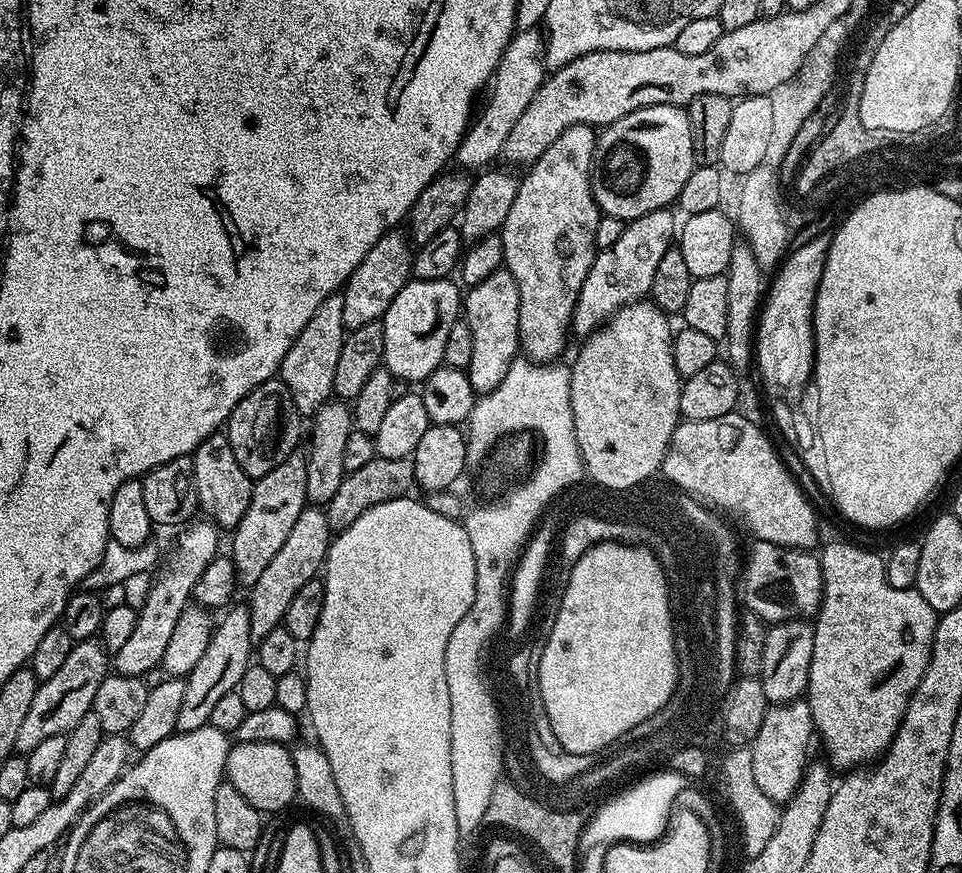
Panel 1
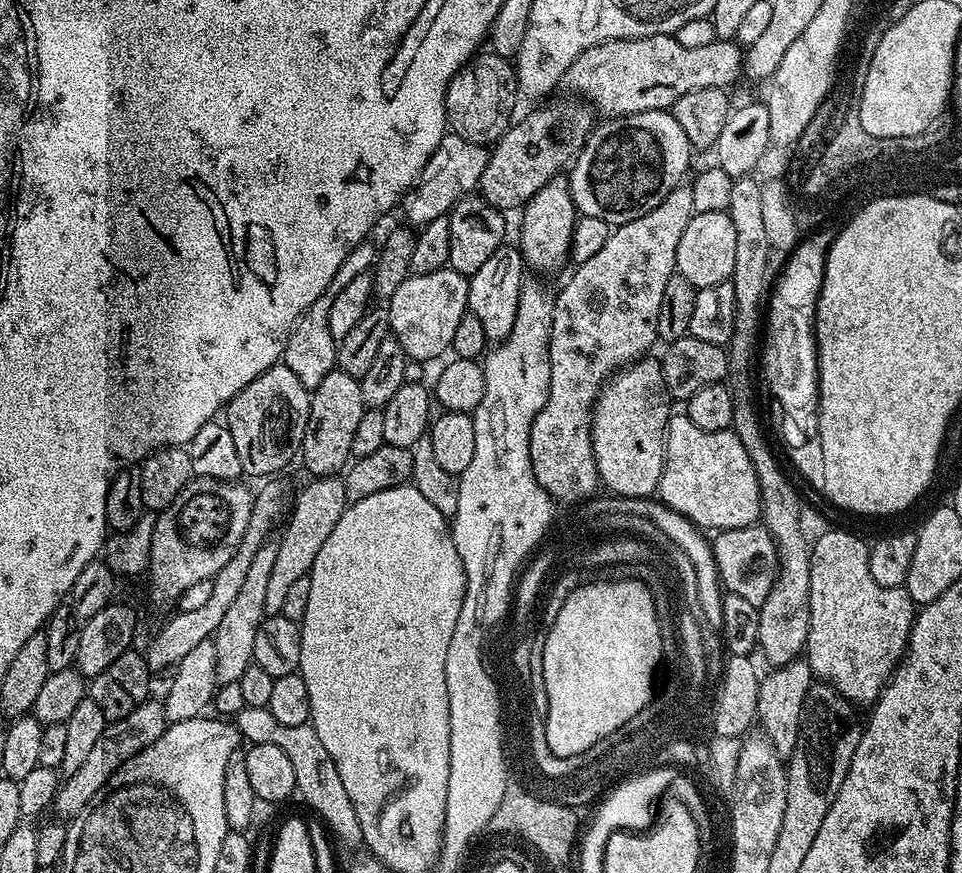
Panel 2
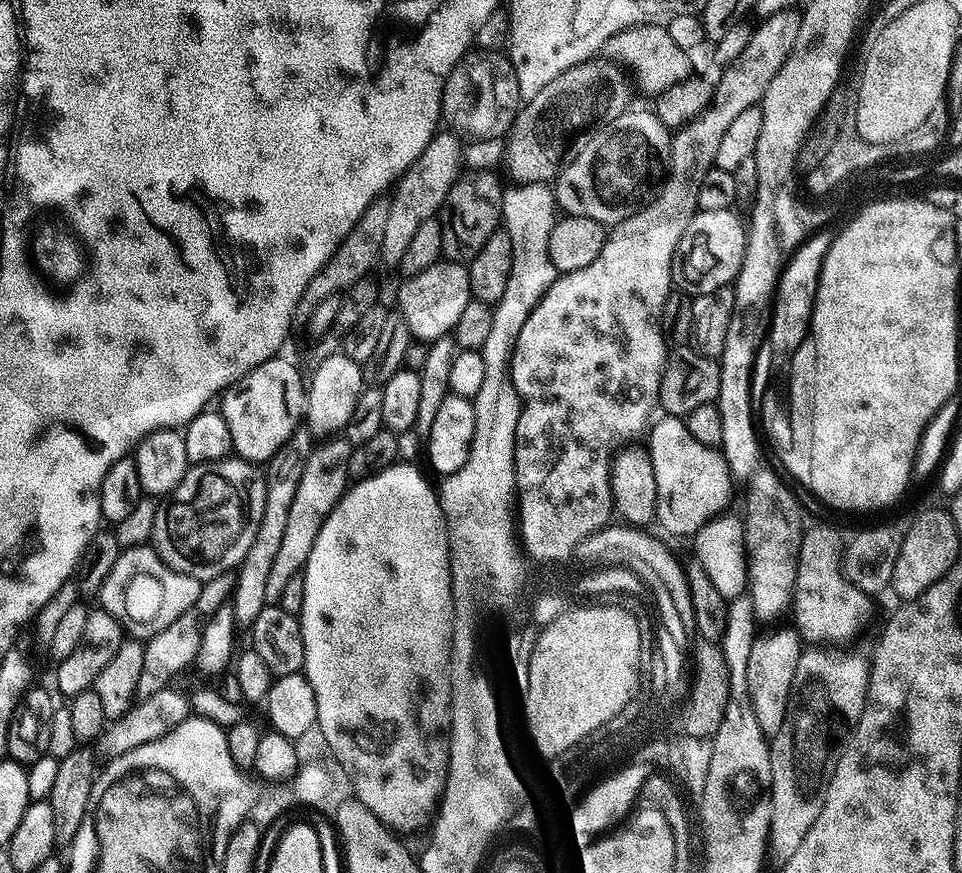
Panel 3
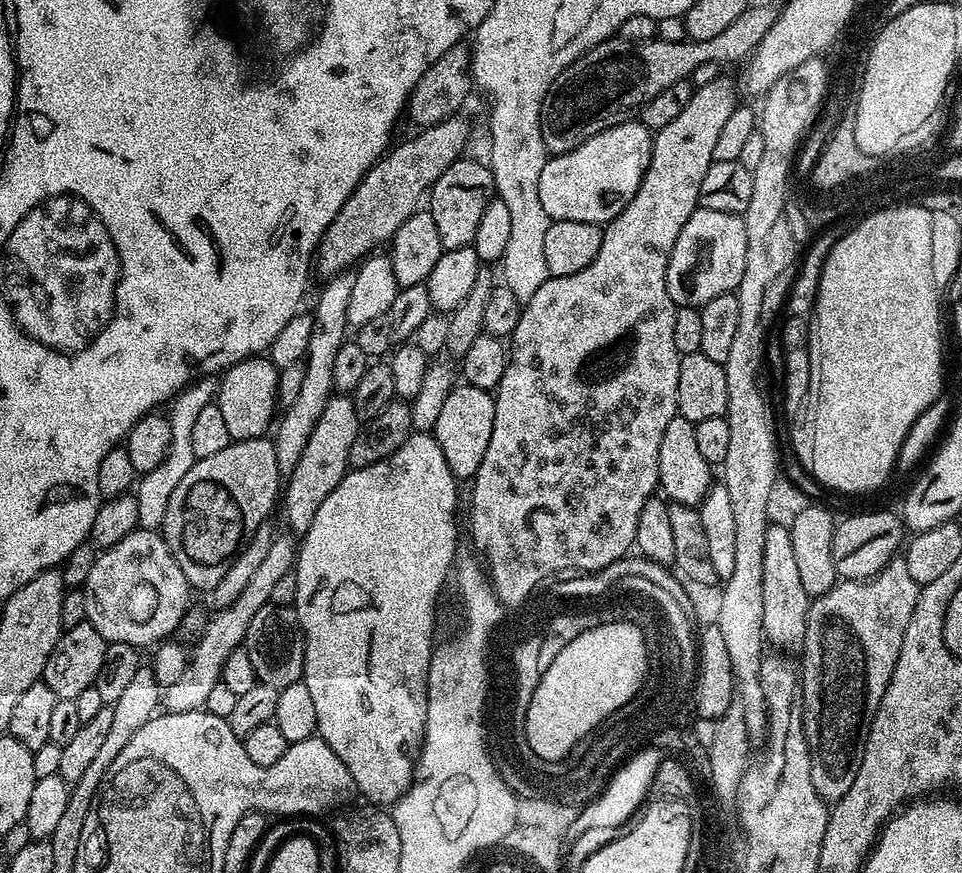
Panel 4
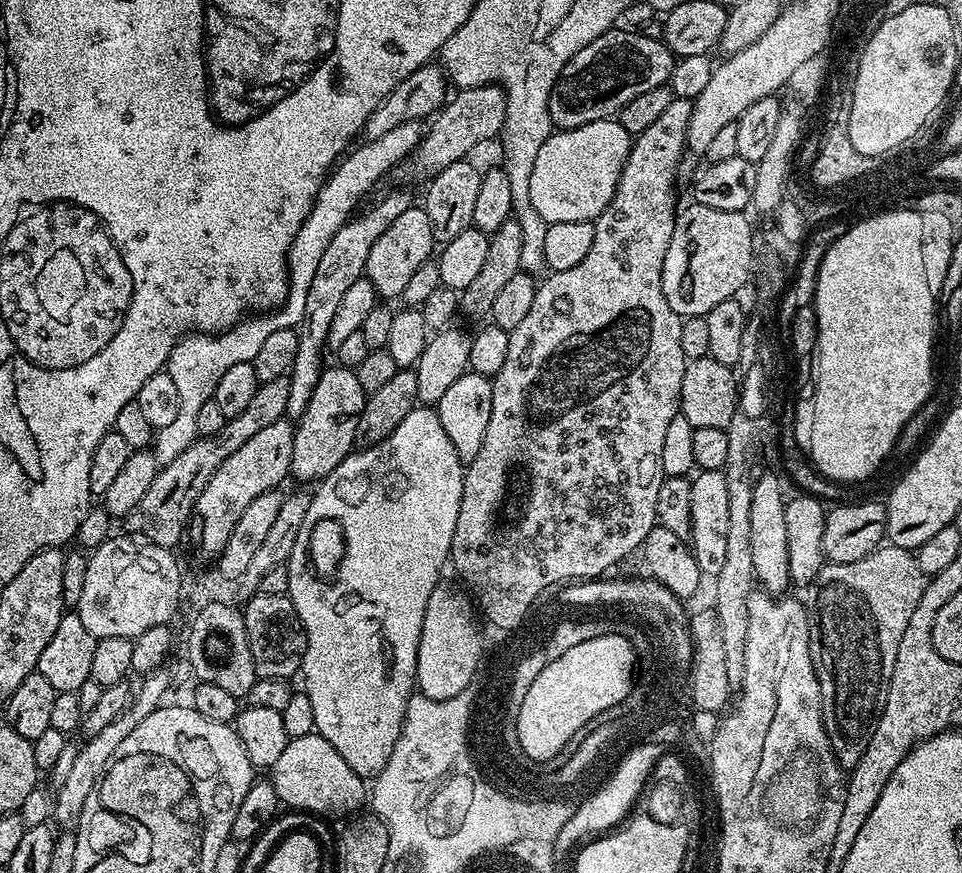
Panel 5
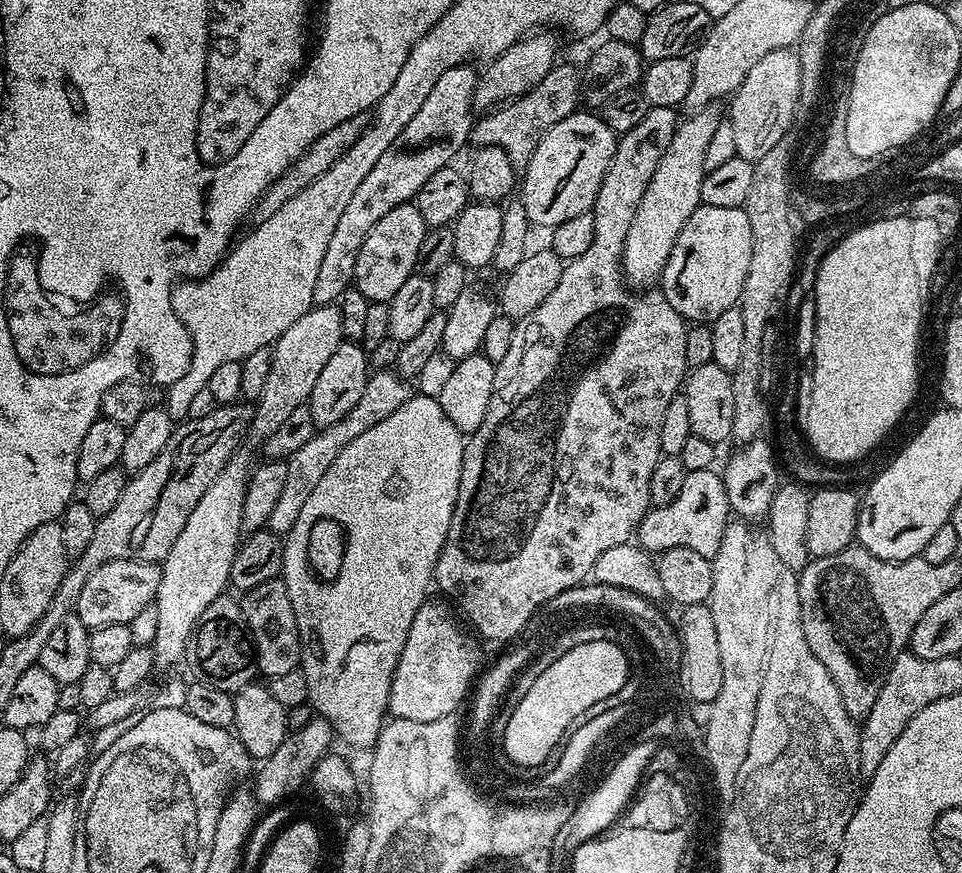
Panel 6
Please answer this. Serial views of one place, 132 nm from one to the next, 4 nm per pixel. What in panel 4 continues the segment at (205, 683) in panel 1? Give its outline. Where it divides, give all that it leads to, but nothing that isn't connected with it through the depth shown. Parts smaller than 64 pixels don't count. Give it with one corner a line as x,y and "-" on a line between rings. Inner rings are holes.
349,270
327,277
323,281
324,289
316,300
316,309
311,309
312,333
308,351
302,361
306,375
302,377
302,386
297,400
283,409
274,428
276,436
274,435
272,445
278,458
281,477
287,478
294,470
294,466
298,466
298,458
302,458
302,450
306,450
306,442
310,442
310,434
314,434
314,426
318,426
318,418
322,418
322,410
326,410
326,402
334,395
334,358
346,341
344,331
349,331
350,328
347,307
350,305
355,276
355,271

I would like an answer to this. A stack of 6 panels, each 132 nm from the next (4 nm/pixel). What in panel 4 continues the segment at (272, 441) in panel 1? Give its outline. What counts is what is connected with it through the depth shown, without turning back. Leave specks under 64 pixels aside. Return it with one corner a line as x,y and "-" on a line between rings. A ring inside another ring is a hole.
264,354
239,360
219,377
214,403
218,406
218,410
222,410
222,419
226,421
226,427
229,428
233,441
261,439
267,433
264,431
268,427
268,431
273,427
274,417
278,412
277,379
277,368

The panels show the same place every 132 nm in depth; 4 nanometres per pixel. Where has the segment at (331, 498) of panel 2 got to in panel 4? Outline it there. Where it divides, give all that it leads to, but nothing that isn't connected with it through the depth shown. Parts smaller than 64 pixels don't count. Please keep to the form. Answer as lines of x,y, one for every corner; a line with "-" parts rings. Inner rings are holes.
336,394
326,402
326,410
322,410
322,418
318,418
318,426
314,426
314,434
310,434
310,442
306,442
306,450
302,450
302,458
298,458
298,466
294,466
282,488
282,508
284,504
289,533
300,538
308,533
314,514
318,514
318,506
326,502
326,494
330,494
349,472
350,446
354,446
354,438
361,427
362,421
351,395

